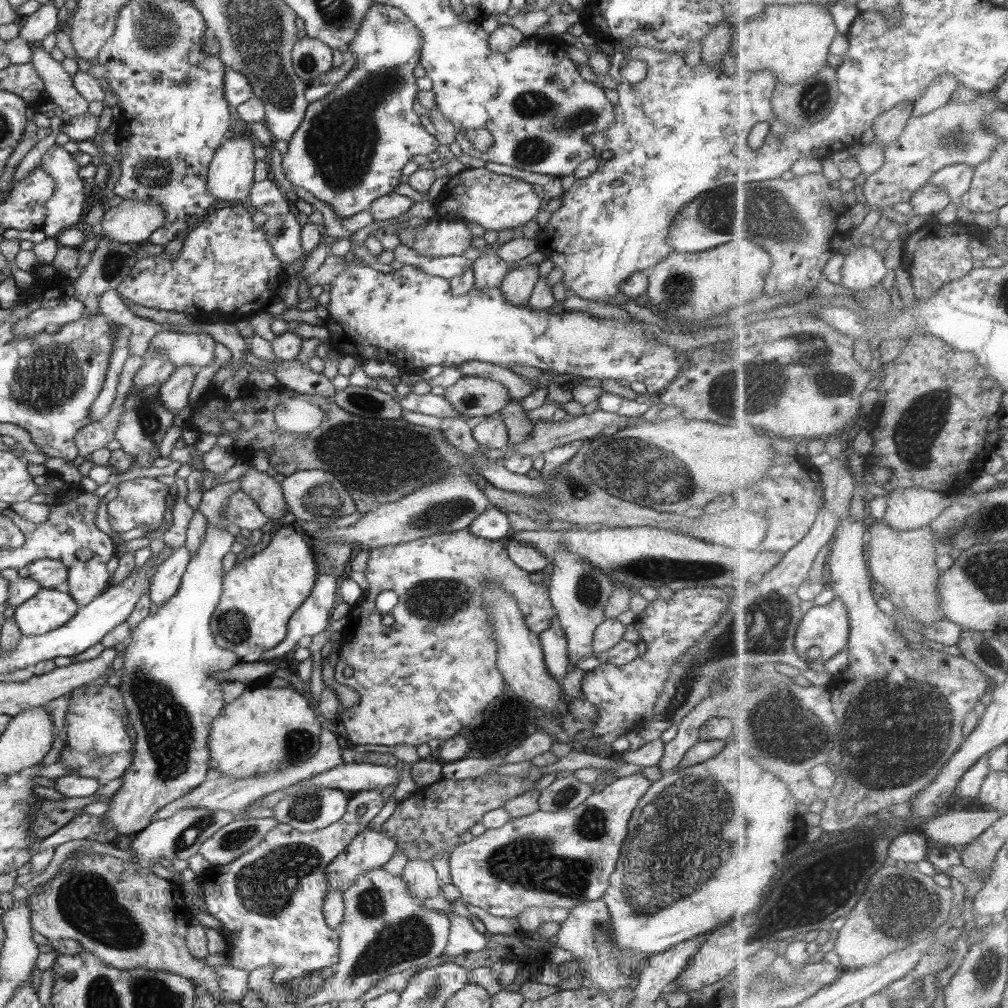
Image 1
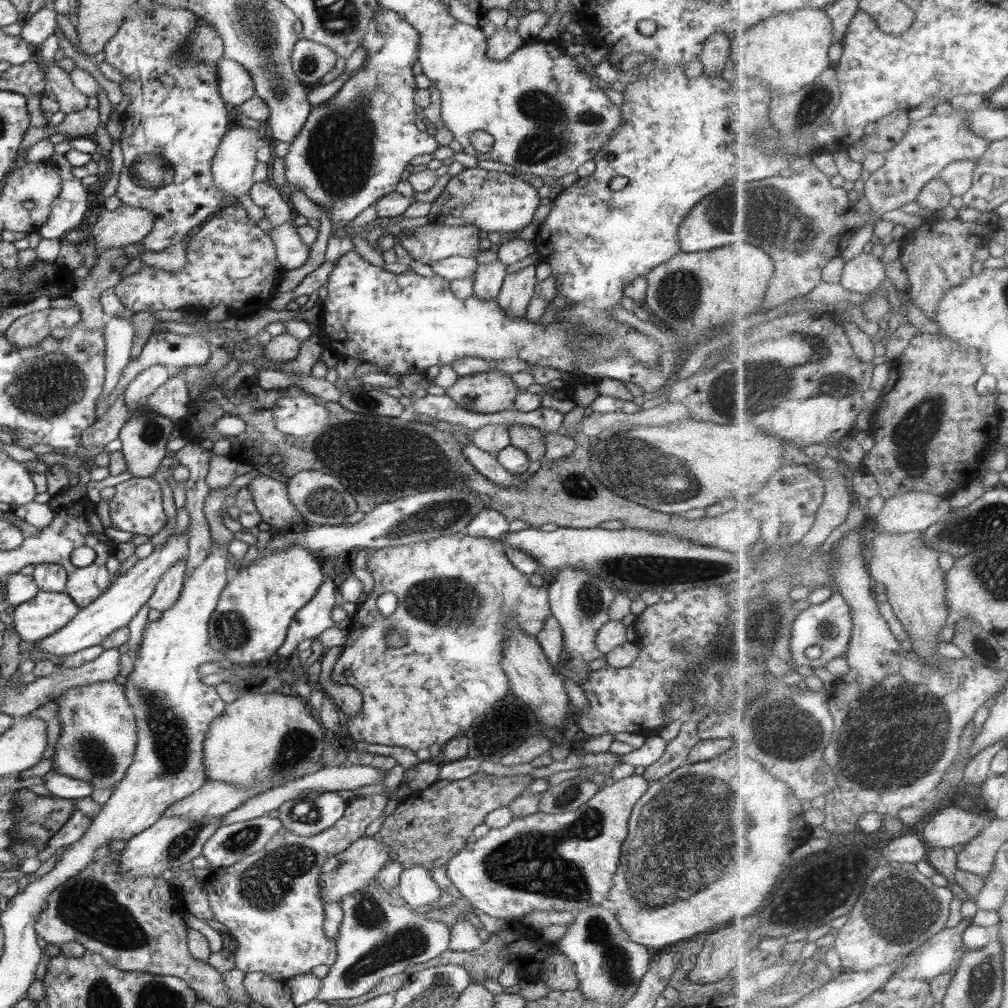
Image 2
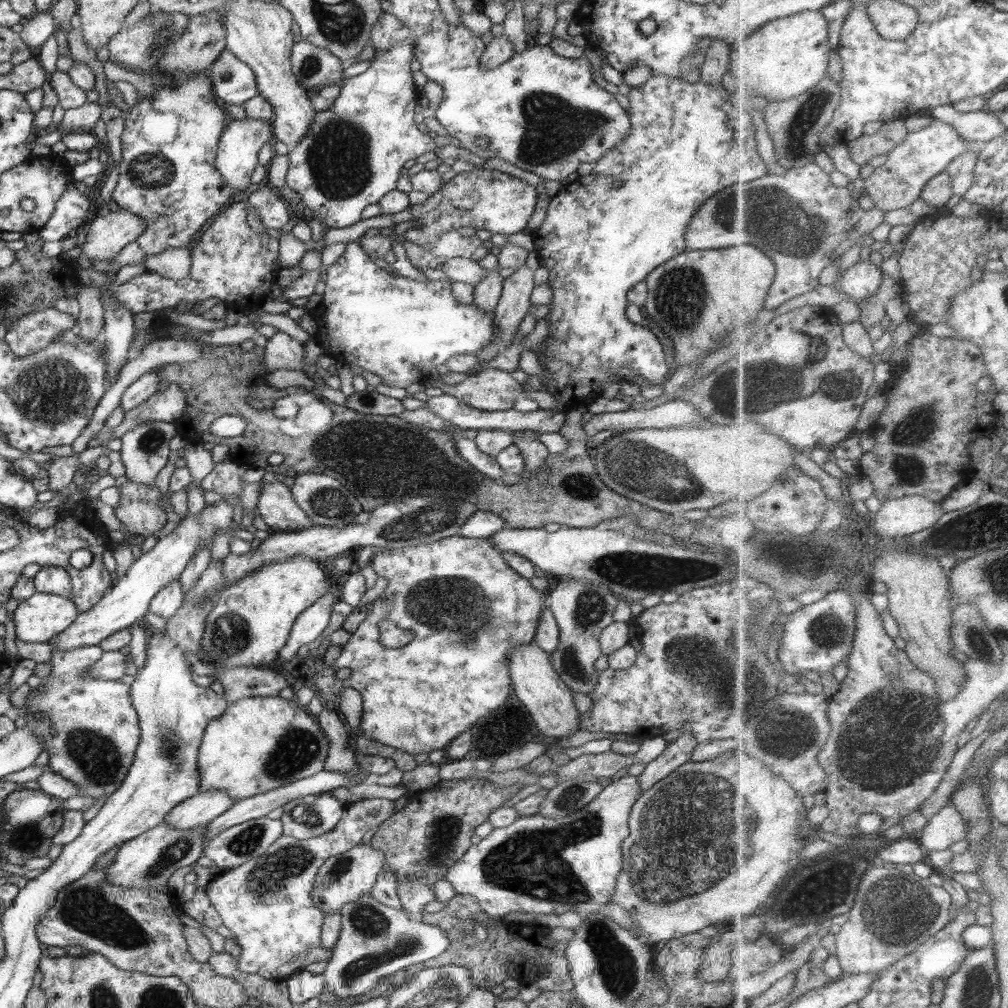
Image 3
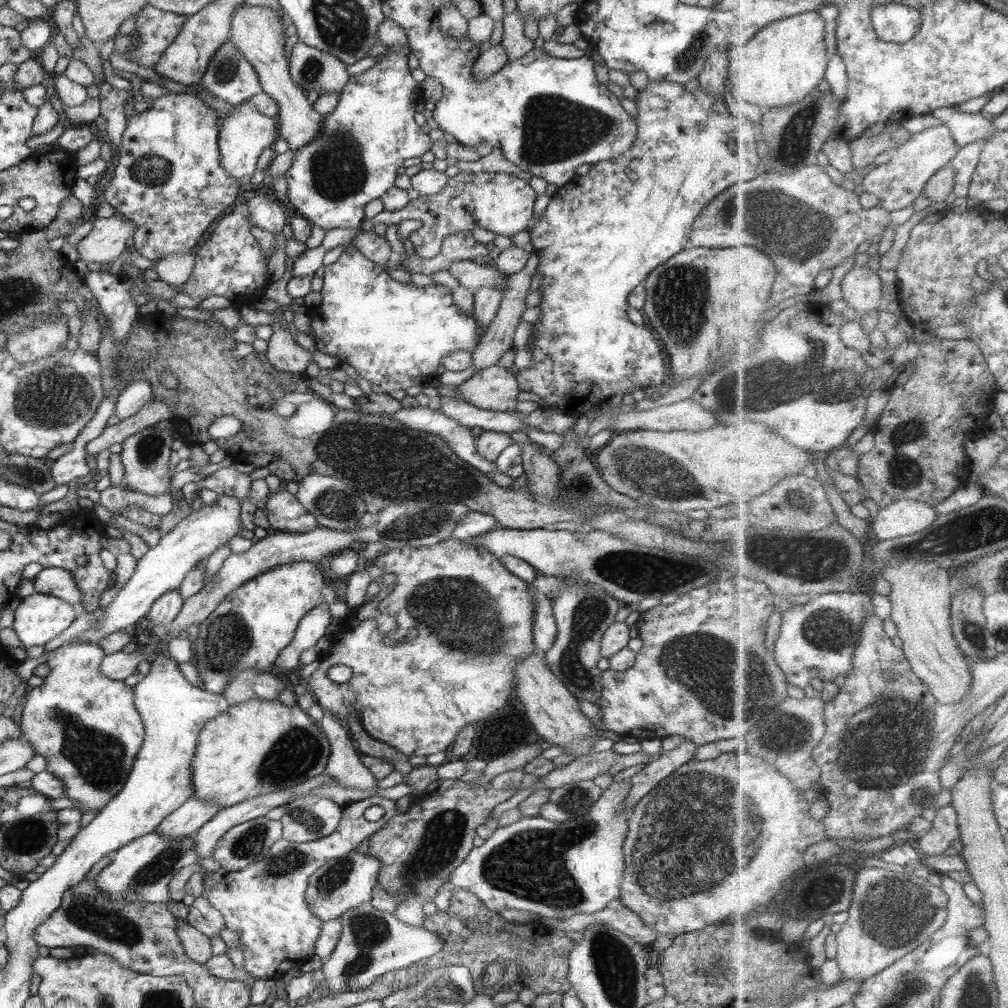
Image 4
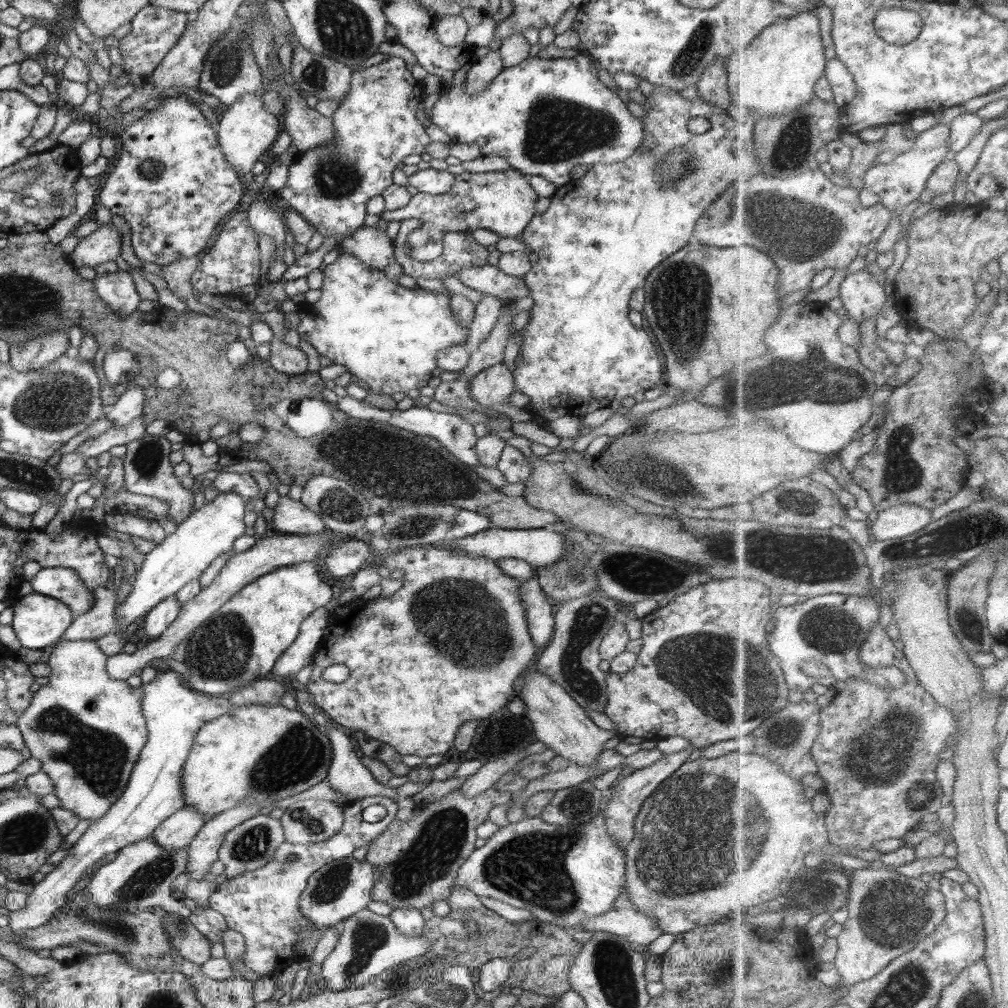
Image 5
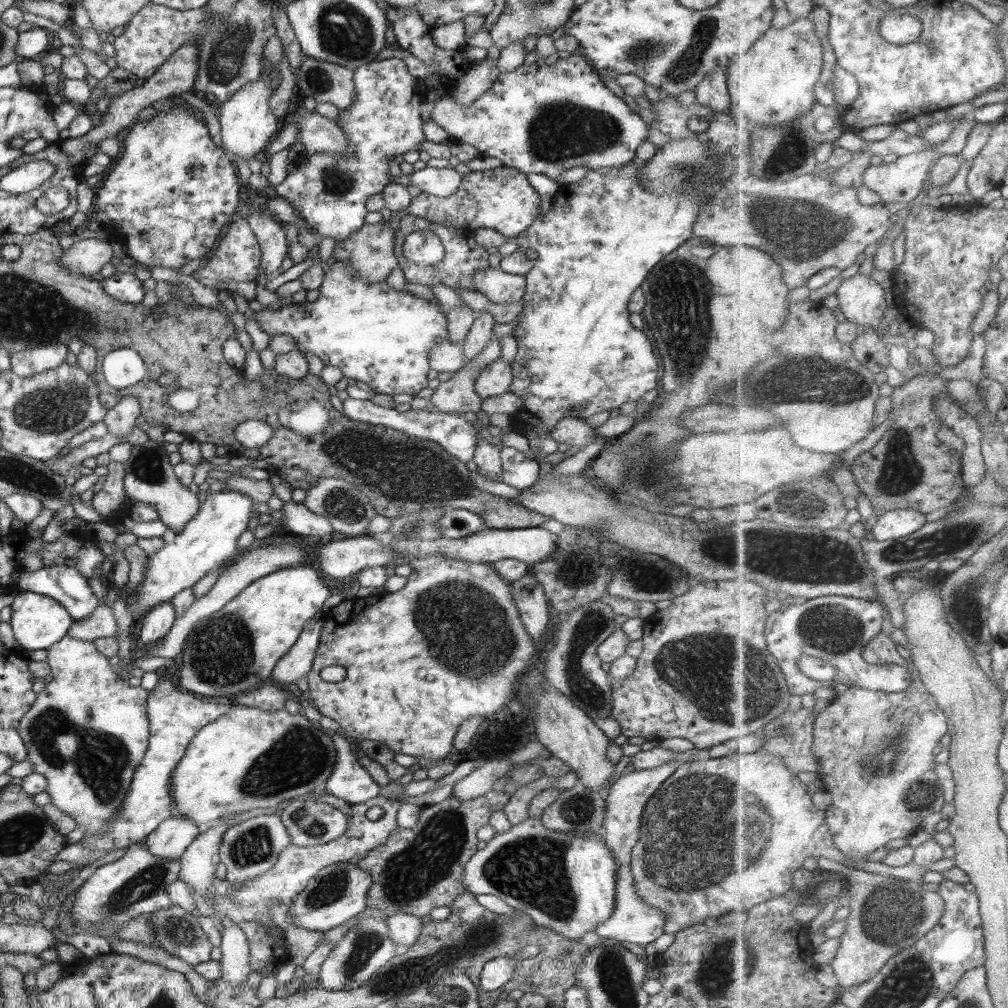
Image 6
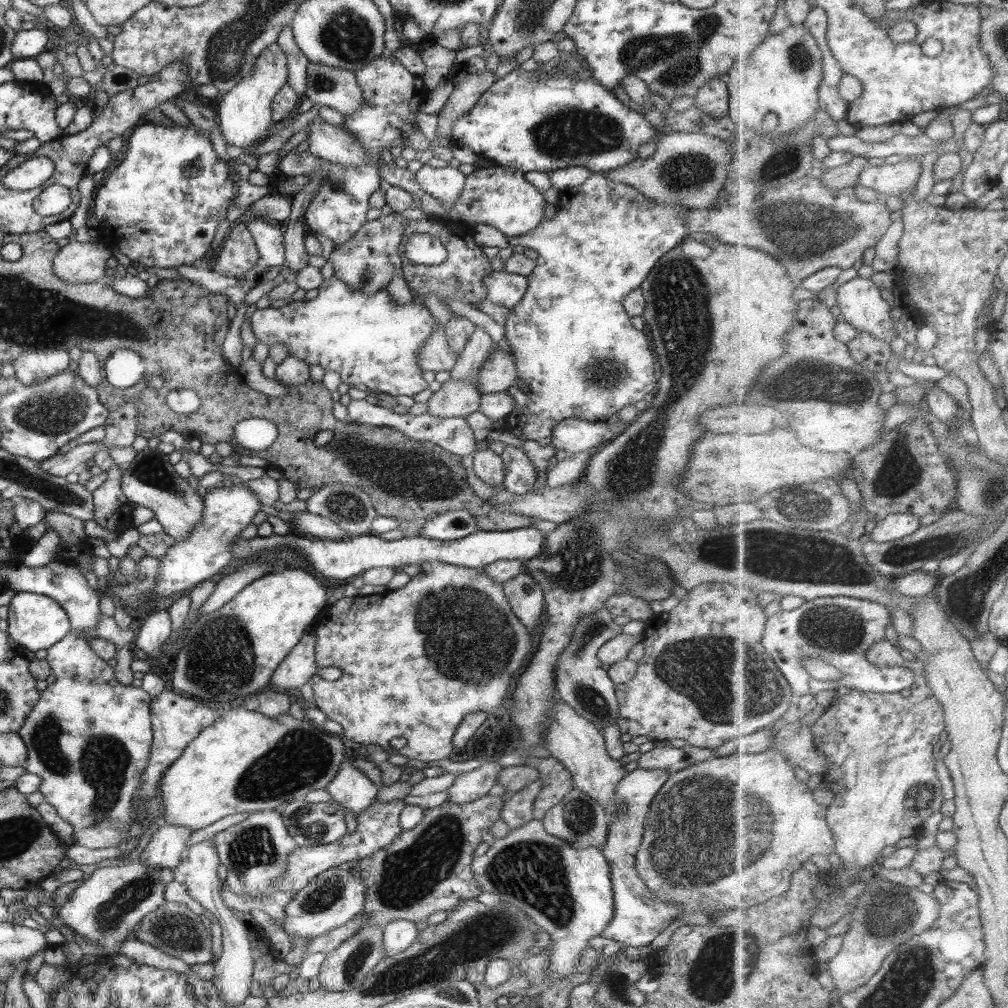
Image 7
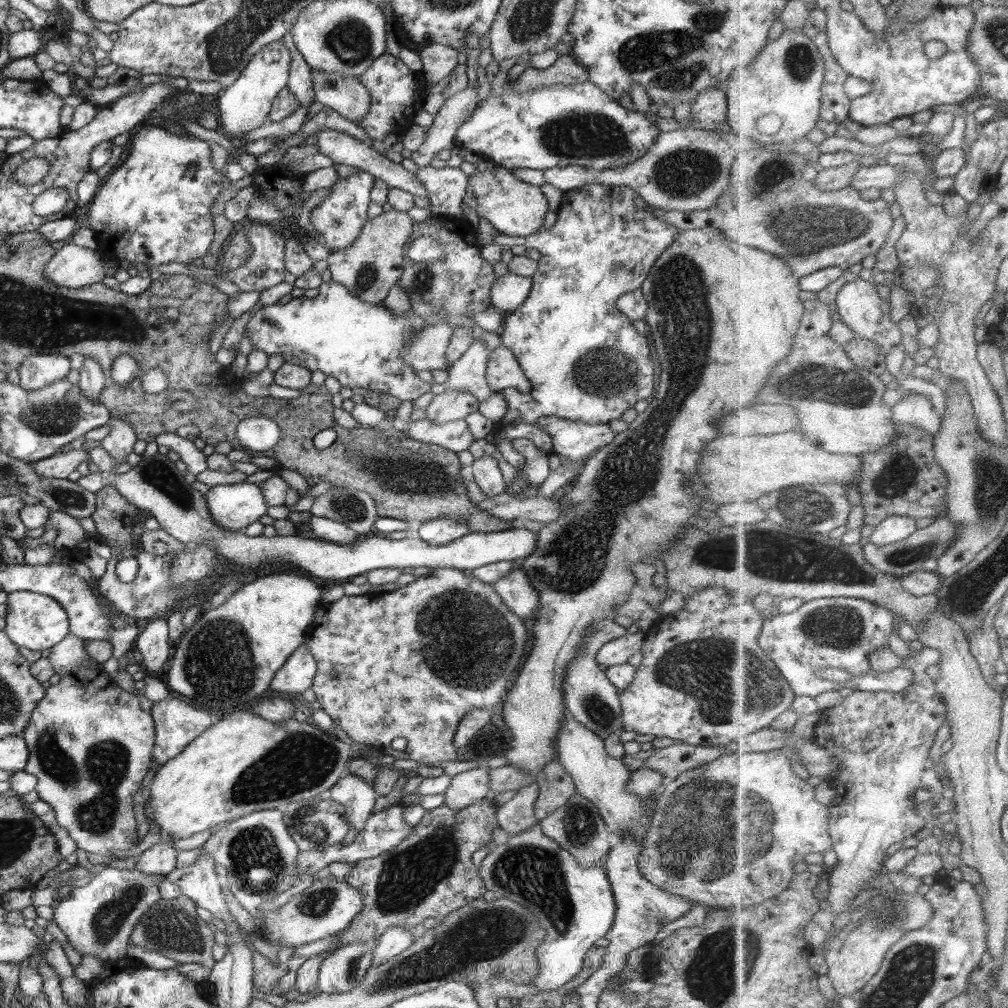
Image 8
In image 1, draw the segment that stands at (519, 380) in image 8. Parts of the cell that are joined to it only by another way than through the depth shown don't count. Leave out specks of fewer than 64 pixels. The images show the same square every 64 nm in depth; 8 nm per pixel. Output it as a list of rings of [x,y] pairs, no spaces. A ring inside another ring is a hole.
[[[463,375],[446,388],[444,396],[464,417],[493,415],[512,399],[504,383],[488,377],[470,375]]]

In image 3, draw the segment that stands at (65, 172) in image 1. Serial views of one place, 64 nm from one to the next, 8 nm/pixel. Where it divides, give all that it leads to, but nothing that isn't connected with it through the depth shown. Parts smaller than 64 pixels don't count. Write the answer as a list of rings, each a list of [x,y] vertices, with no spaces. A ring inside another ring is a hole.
[[[71,179],[66,185],[64,194],[56,202],[50,220],[39,230],[39,236],[44,241],[61,241],[84,222],[90,210],[90,201],[78,193],[75,183],[76,180]]]

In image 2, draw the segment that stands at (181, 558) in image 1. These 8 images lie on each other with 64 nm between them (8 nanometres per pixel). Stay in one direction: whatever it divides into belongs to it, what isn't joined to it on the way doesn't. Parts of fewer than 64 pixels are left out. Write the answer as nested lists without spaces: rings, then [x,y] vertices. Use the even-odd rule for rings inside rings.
[[[182,559],[168,569],[168,573],[160,579],[147,602],[150,609],[162,613],[170,610],[178,602],[186,575],[186,566],[186,559]]]

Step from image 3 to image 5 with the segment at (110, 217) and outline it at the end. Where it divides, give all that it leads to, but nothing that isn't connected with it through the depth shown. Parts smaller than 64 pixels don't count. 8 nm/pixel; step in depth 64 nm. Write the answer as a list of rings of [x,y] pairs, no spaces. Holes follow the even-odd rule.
[[[101,223],[94,233],[83,237],[77,243],[68,261],[76,269],[81,266],[94,268],[103,262],[116,260],[120,255],[122,235],[112,223]]]

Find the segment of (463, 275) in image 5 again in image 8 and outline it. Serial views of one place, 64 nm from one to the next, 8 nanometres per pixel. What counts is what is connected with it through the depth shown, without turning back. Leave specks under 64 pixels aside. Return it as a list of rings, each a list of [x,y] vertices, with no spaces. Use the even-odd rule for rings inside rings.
[[[510,272],[496,277],[490,289],[491,305],[503,313],[515,311],[528,299],[532,285],[531,277],[518,276]]]

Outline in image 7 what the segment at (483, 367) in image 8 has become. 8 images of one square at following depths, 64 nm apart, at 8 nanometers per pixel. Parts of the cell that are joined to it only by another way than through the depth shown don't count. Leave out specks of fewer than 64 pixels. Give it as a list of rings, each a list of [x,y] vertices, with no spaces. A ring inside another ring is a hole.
[[[475,325],[475,331],[468,339],[464,350],[458,355],[456,364],[449,370],[452,380],[471,378],[478,389],[479,372],[491,353],[492,338],[484,329]]]

